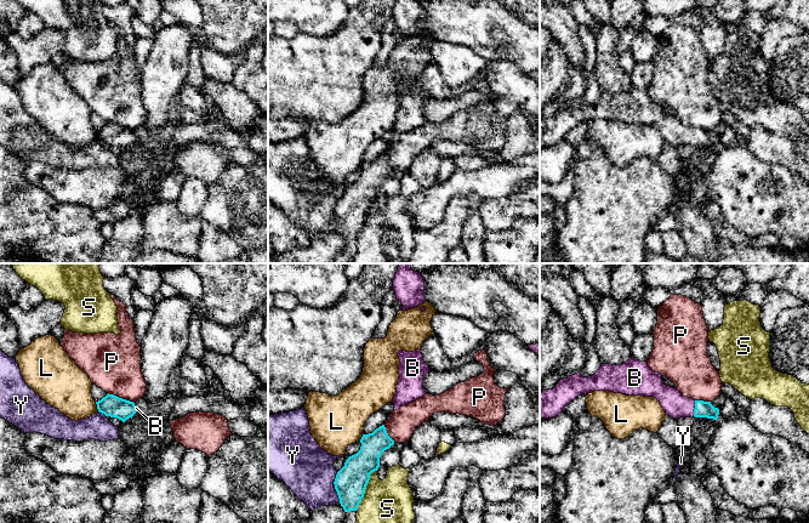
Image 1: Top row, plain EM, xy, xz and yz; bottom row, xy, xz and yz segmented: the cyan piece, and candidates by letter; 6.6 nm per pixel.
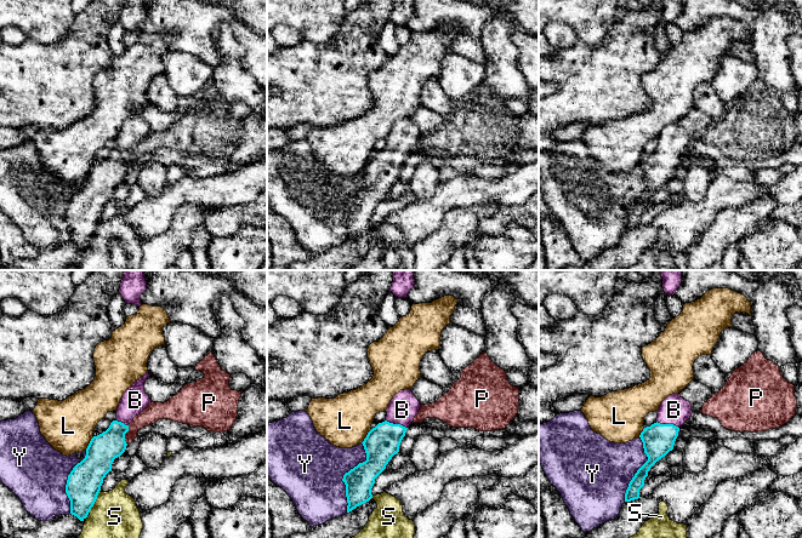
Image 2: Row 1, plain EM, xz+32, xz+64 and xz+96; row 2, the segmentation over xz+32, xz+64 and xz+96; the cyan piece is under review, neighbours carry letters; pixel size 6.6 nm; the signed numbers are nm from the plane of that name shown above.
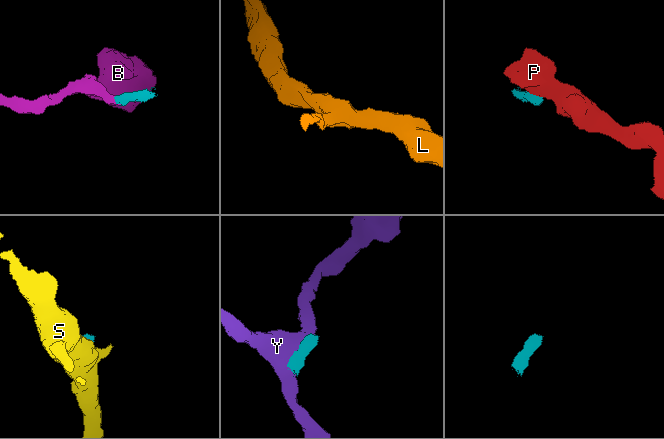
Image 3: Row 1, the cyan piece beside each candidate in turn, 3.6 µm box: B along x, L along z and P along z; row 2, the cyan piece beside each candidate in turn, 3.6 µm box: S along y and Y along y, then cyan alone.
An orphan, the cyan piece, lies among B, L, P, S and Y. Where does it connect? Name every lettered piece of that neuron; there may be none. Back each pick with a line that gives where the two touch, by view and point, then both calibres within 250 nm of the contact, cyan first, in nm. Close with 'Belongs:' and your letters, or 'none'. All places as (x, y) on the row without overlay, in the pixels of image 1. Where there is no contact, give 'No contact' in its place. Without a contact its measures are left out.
B: Touches cyan at yz (694, 143). Thickness 110 nm (cyan) against 160 nm
Belongs: B

